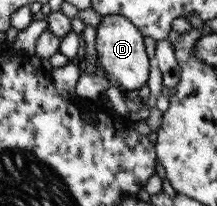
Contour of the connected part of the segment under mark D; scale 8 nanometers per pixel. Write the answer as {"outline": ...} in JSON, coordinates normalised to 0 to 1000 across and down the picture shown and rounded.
{"outline":[[[470,78],[442,175],[442,257],[461,320],[507,374],[535,388],[558,437],[594,456],[664,451],[664,417],[682,398],[696,291],[673,257],[664,165],[571,78]]]}

